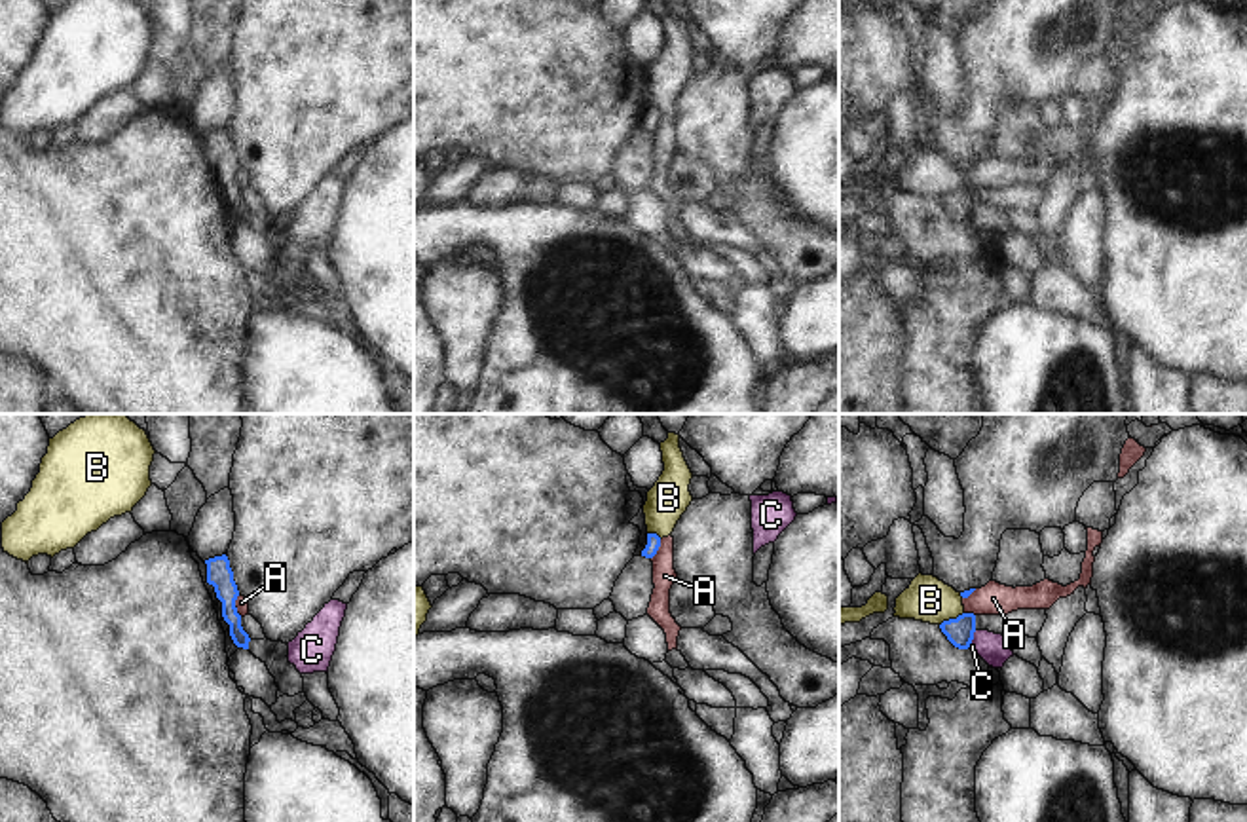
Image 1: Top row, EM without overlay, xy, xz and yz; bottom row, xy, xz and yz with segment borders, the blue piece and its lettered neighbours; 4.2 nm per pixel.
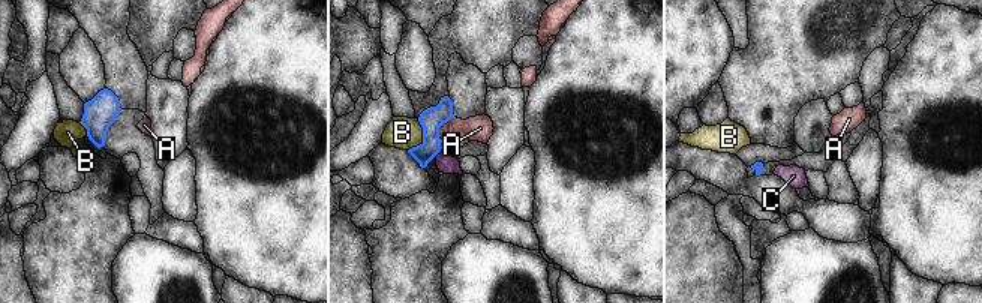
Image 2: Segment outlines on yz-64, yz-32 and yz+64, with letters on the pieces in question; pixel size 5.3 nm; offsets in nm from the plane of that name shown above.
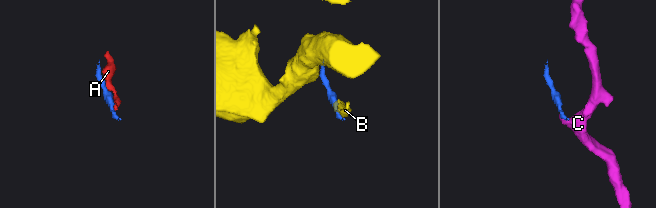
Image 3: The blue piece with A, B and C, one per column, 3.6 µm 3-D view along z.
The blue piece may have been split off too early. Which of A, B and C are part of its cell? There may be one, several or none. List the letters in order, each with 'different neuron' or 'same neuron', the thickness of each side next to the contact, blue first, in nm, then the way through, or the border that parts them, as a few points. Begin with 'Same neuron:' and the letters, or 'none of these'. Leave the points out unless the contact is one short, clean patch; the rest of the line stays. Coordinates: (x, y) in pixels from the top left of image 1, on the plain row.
Same neuron: none of these
A: different neuron; 110 nm thick on the blue side, 60 nm on the other; border along xy (238, 169), (236, 183), (241, 190)
B: different neuron; 120 nm thick on the blue side, 190 nm on the other; border along yz (963, 186), (940, 200)
C: different neuron; 120 nm thick on the blue side, 140 nm on the other; border along yz (976, 205), (968, 221)

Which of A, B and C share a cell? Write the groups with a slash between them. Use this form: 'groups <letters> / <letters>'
groups A B / C

